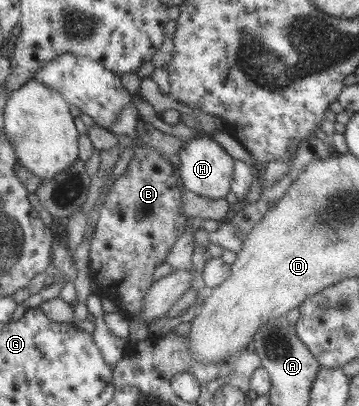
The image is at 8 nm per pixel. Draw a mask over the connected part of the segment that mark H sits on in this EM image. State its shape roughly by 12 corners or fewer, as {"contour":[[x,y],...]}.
{"contour":[[205,134],[189,138],[176,168],[186,190],[225,197],[234,159]]}

